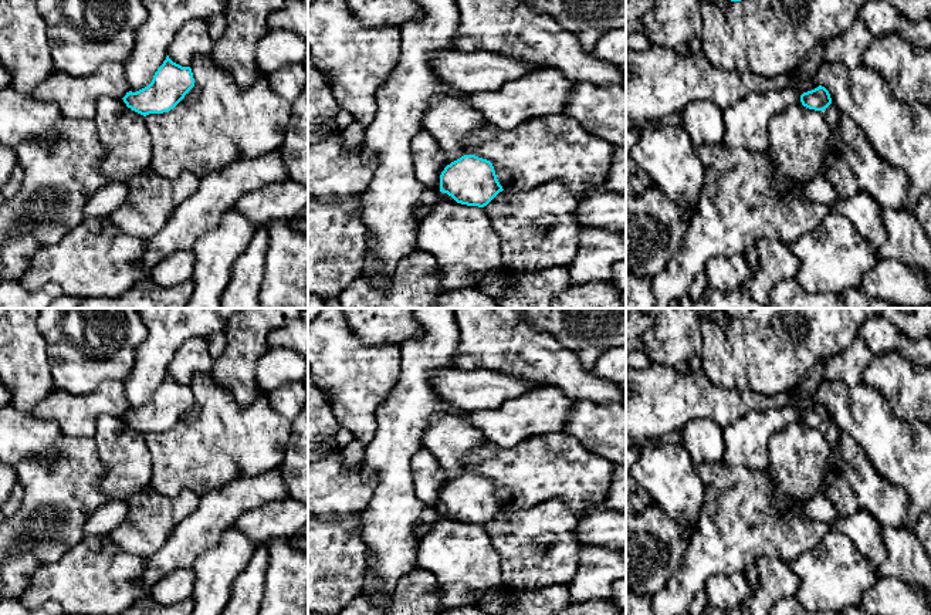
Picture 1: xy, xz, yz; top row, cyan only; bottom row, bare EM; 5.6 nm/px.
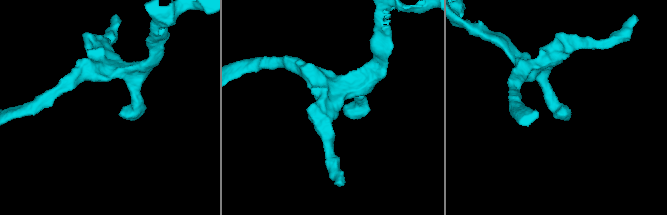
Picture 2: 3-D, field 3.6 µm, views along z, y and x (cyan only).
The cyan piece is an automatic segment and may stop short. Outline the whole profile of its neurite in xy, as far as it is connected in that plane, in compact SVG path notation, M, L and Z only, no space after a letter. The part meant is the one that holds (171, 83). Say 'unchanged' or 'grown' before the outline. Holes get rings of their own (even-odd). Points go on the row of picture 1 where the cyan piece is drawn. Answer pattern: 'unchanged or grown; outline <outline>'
unchanged; outline M167 55L148 87L129 91L122 99L128 108L143 116L163 114L173 109L193 87L192 68L173 62Z

